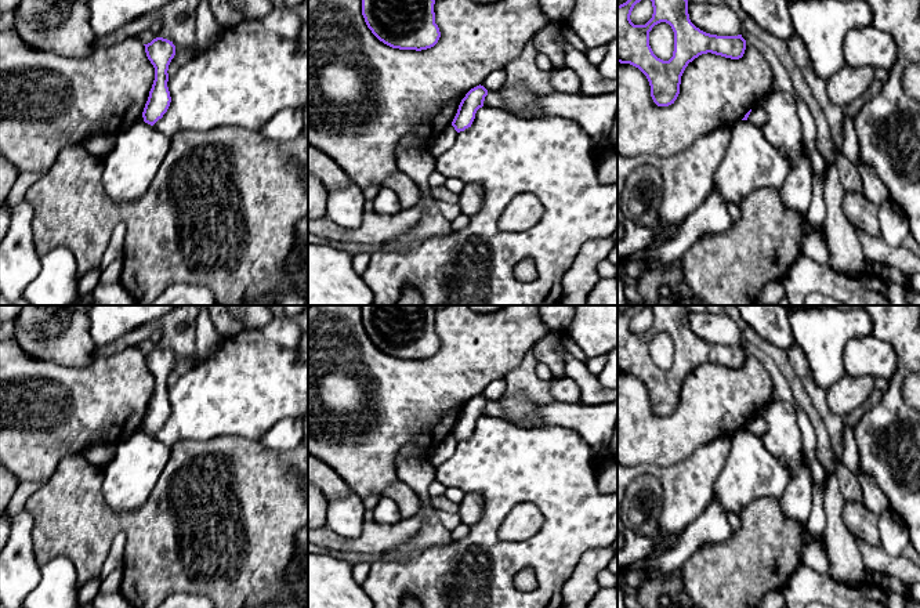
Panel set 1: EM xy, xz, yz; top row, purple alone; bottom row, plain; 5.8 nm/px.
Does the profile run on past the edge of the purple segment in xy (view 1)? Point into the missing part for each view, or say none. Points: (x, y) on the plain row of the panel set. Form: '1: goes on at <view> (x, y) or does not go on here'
1: does not go on here

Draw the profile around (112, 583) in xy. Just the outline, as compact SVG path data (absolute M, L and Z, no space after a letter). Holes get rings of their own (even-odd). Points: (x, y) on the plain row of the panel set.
M115 569L109 576L104 578L99 593L101 594L115 594L120 593L122 587L122 569Z

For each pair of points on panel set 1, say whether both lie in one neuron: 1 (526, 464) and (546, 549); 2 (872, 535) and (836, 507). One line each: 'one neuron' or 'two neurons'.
1: one neuron
2: two neurons

